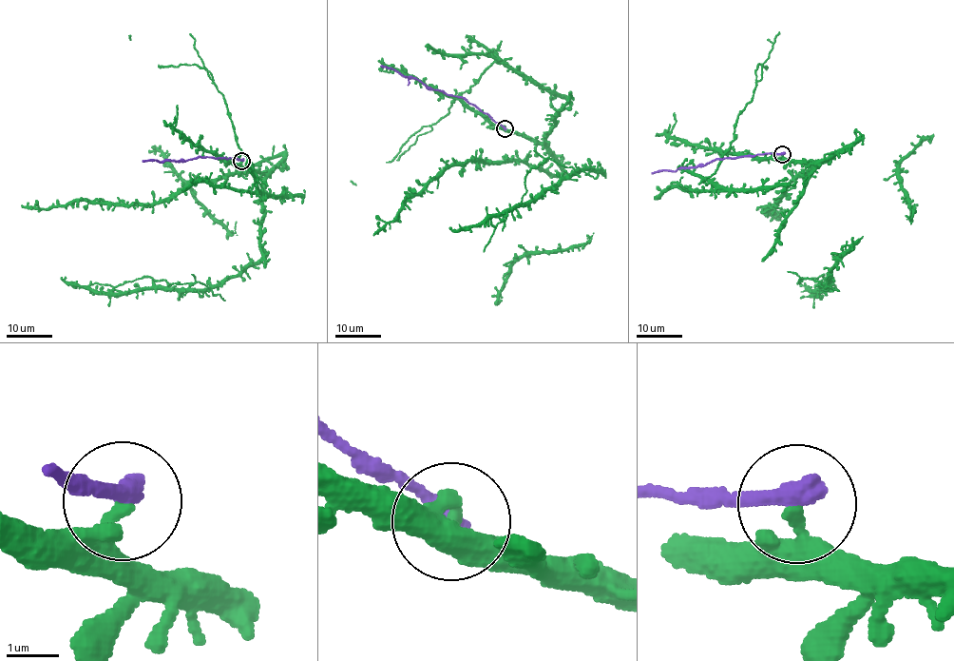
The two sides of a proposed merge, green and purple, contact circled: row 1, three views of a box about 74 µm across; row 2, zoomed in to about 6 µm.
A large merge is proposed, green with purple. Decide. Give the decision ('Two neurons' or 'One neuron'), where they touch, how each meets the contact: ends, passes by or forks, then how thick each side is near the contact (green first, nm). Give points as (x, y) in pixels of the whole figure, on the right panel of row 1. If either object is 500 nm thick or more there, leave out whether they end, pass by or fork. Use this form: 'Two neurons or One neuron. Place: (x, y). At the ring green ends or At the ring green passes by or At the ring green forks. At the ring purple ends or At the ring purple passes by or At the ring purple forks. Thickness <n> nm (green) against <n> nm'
Two neurons. Place: (782, 154). At the ring green ends. At the ring purple ends. Thickness 240 nm (green) against 400 nm

